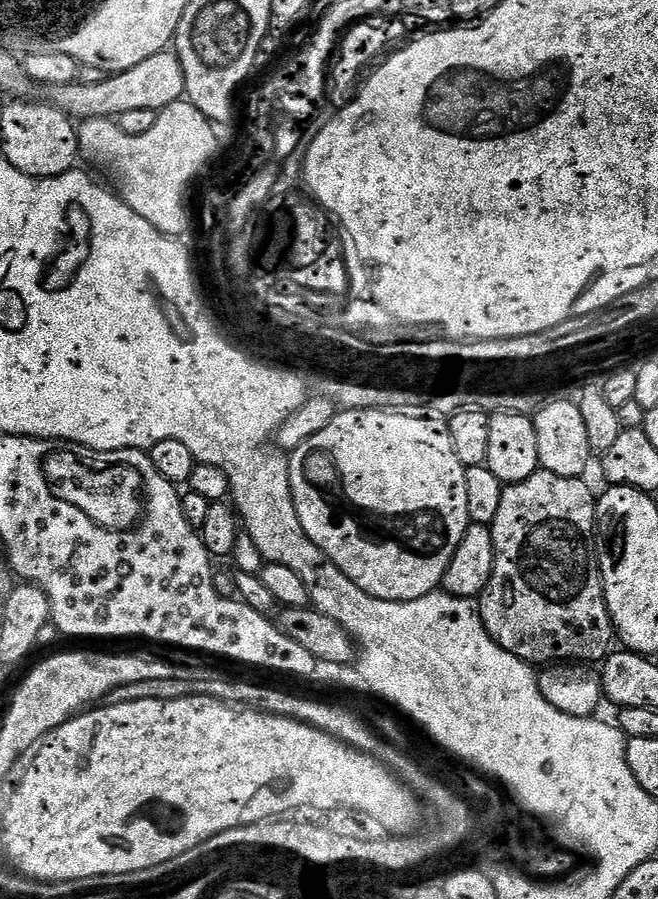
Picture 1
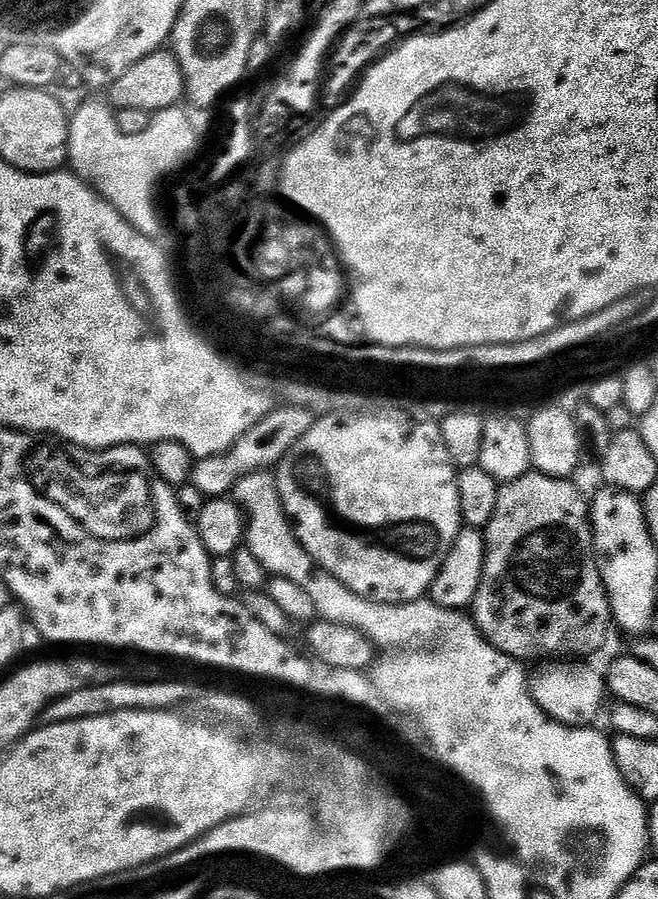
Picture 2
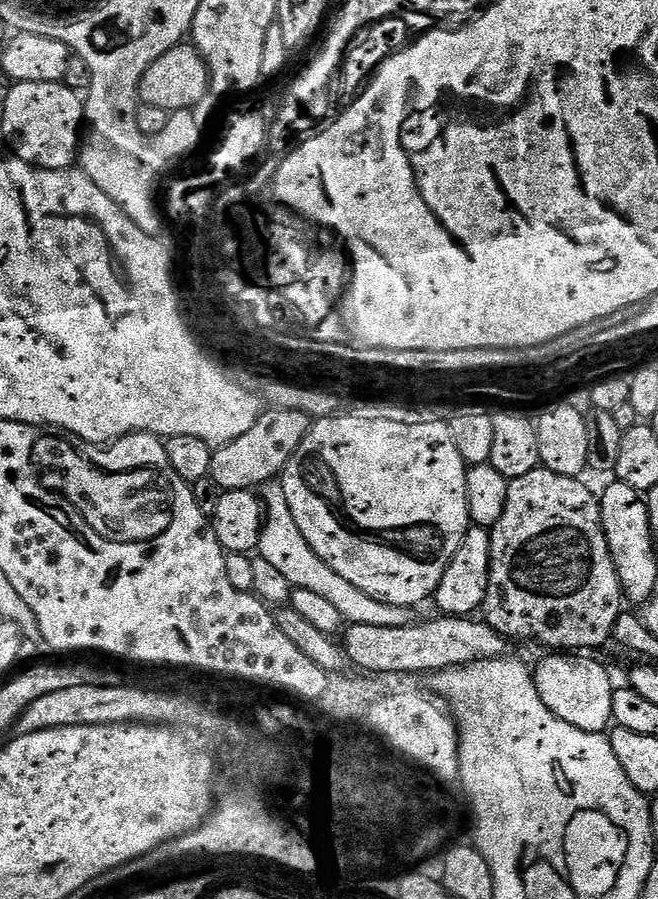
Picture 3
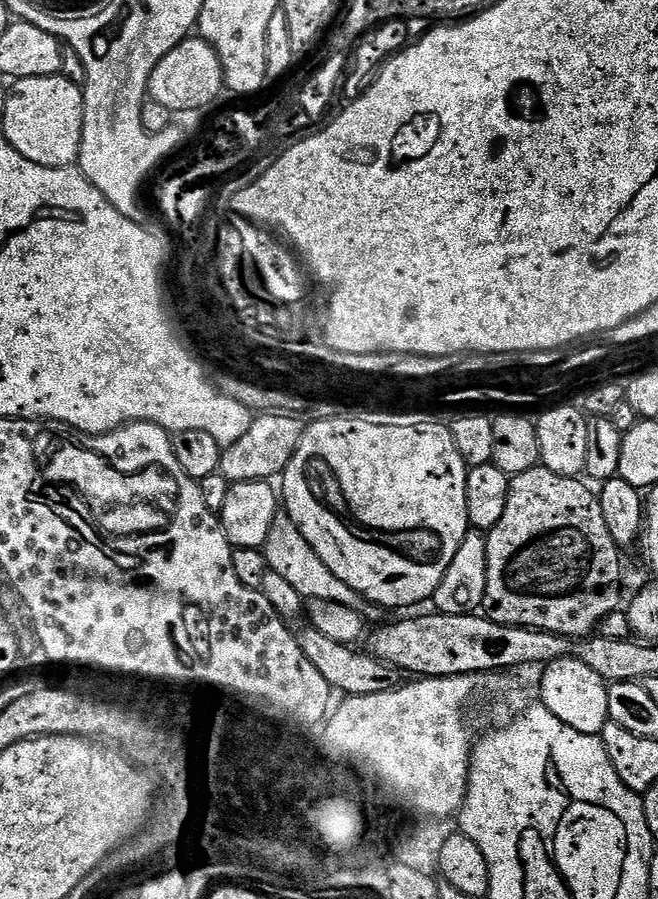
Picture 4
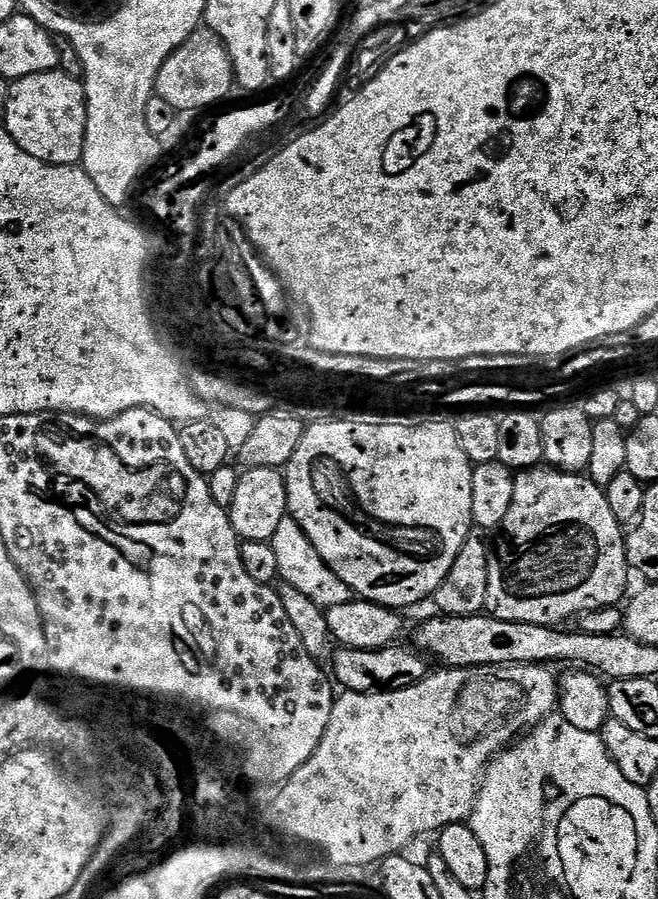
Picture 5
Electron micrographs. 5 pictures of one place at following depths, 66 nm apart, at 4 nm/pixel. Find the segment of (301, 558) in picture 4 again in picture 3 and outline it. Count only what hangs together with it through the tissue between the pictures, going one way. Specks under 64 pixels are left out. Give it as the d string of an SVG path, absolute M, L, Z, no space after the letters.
M287 506L281 507L281 512L276 512L273 516L271 513L267 517L264 532L260 536L258 552L279 573L286 576L292 588L305 588L314 590L314 594L322 594L322 598L334 602L334 606L338 606L340 613L351 623L369 624L370 626L402 626L409 623L409 609L390 606L386 602L378 602L362 594L358 586L350 586L346 578L339 576L326 561L318 558L318 554L314 554L314 550L306 542L302 530L298 530L292 512Z

